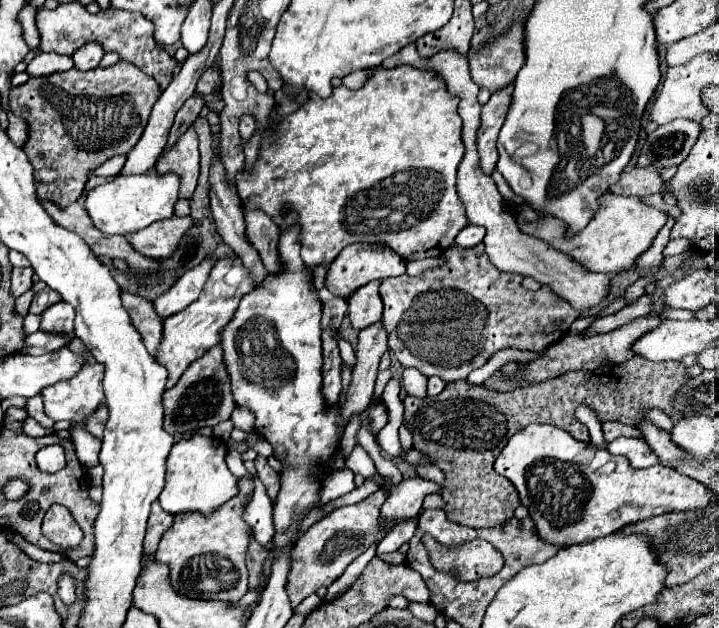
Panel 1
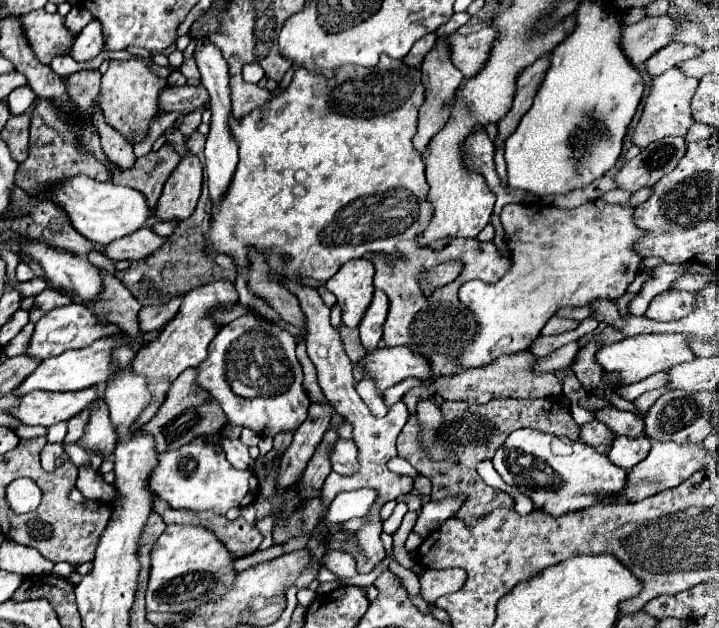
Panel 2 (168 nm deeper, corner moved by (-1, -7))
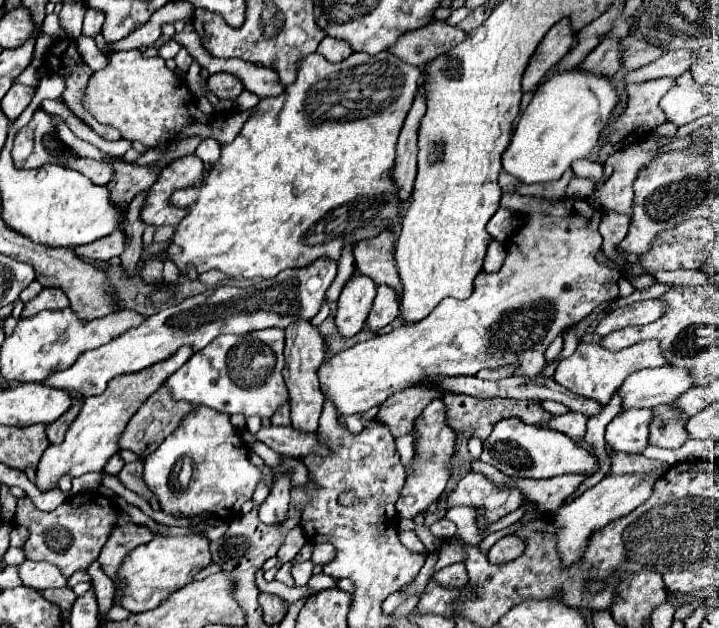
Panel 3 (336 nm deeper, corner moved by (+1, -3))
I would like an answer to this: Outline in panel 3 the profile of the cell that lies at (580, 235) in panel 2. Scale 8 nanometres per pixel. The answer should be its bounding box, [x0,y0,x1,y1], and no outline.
[320,193,620,417]

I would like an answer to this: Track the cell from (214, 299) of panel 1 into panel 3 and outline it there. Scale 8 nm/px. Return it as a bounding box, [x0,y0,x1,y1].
[36,347,192,493]

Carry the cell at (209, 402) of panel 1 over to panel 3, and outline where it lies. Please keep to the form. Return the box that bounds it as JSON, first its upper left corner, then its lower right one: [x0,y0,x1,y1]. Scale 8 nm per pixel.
[120,385,194,457]

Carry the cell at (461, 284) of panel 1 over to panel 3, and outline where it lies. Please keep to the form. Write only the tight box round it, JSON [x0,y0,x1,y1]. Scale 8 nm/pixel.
[354,233,400,295]

